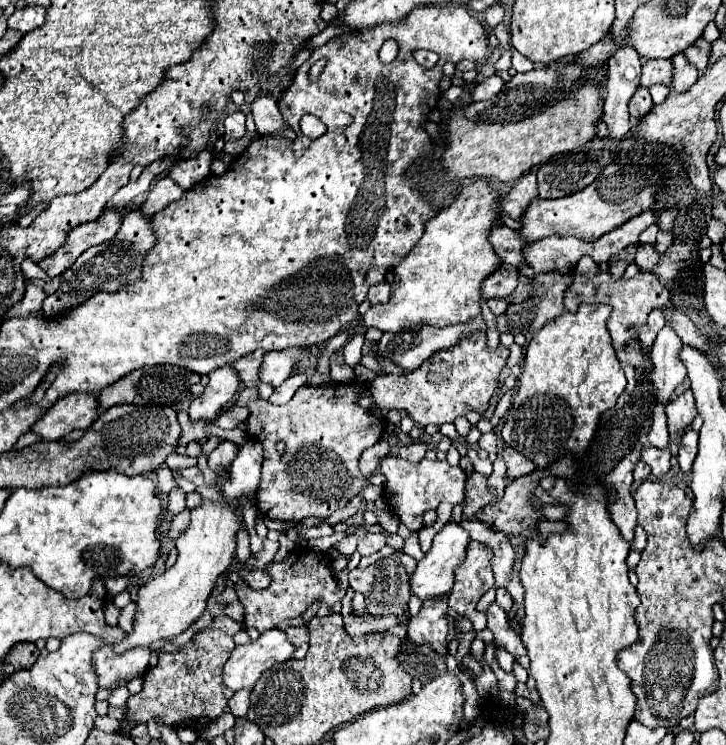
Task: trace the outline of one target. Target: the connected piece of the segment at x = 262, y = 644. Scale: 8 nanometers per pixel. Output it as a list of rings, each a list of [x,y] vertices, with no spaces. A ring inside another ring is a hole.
[[[280,629],[264,631],[258,641],[238,645],[224,665],[224,683],[232,691],[252,689],[260,675],[276,663],[292,657],[292,643]]]

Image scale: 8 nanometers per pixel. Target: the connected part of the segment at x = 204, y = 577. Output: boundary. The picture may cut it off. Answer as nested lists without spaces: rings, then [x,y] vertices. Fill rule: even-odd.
[[[224,497],[222,503],[212,503],[212,501],[204,499],[202,505],[192,511],[190,527],[176,541],[178,559],[176,559],[174,567],[140,587],[140,591],[138,591],[140,613],[134,617],[134,631],[122,643],[114,645],[116,653],[124,653],[132,647],[148,647],[150,643],[154,643],[158,639],[170,639],[172,635],[180,635],[204,613],[208,595],[212,593],[212,589],[216,585],[216,579],[230,567],[230,563],[234,559],[234,553],[236,553],[236,533],[240,529],[240,517],[236,513],[236,503],[238,503],[238,499],[226,499],[226,497]]]

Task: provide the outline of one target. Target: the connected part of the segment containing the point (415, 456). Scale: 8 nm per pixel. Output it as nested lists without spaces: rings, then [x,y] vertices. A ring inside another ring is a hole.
[[[412,443],[412,445],[400,447],[398,455],[400,455],[402,459],[406,459],[406,461],[412,461],[412,463],[416,463],[416,461],[424,459],[424,453],[426,453],[428,449],[432,449],[432,445],[426,445],[426,443]]]

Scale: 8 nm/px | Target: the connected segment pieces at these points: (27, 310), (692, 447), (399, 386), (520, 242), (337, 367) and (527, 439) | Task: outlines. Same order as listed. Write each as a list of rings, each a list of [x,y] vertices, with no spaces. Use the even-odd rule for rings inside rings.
[[[30,283],[26,287],[26,293],[20,299],[20,303],[18,305],[14,303],[12,309],[10,309],[10,313],[6,313],[4,319],[8,319],[8,317],[28,317],[32,311],[40,311],[44,297],[46,297],[46,293],[40,289],[40,285],[32,285]]]
[[[688,431],[684,435],[684,441],[680,445],[680,453],[678,453],[678,467],[682,473],[688,473],[692,469],[694,457],[696,457],[696,447],[698,447],[698,433],[696,431]]]
[[[474,333],[470,341],[462,341],[454,349],[436,353],[430,361],[424,361],[418,371],[408,375],[380,375],[370,383],[370,395],[374,405],[380,409],[398,409],[408,413],[420,427],[428,423],[444,425],[452,423],[456,417],[466,415],[470,409],[484,413],[488,409],[488,401],[498,385],[498,373],[508,359],[508,349],[502,345],[498,349],[488,349],[486,335]],[[434,363],[438,363],[438,375],[434,371]],[[410,381],[410,383],[408,383]]]
[[[500,225],[500,227],[494,227],[492,229],[492,235],[490,235],[490,243],[494,245],[494,249],[498,251],[498,255],[502,257],[504,263],[508,265],[514,265],[516,269],[522,267],[524,263],[524,245],[526,241],[520,237],[518,231],[506,227],[506,225]]]
[[[332,363],[332,371],[330,371],[330,377],[332,381],[338,381],[338,383],[346,383],[346,381],[352,381],[356,375],[354,375],[354,369],[346,363]]]
[[[580,305],[578,313],[562,313],[558,321],[544,325],[528,343],[518,393],[512,399],[512,407],[504,417],[502,437],[506,445],[520,451],[538,467],[550,465],[568,451],[584,455],[598,427],[600,415],[606,409],[610,409],[620,397],[620,393],[626,389],[626,377],[614,355],[612,339],[606,327],[608,317],[610,317],[608,305]]]

